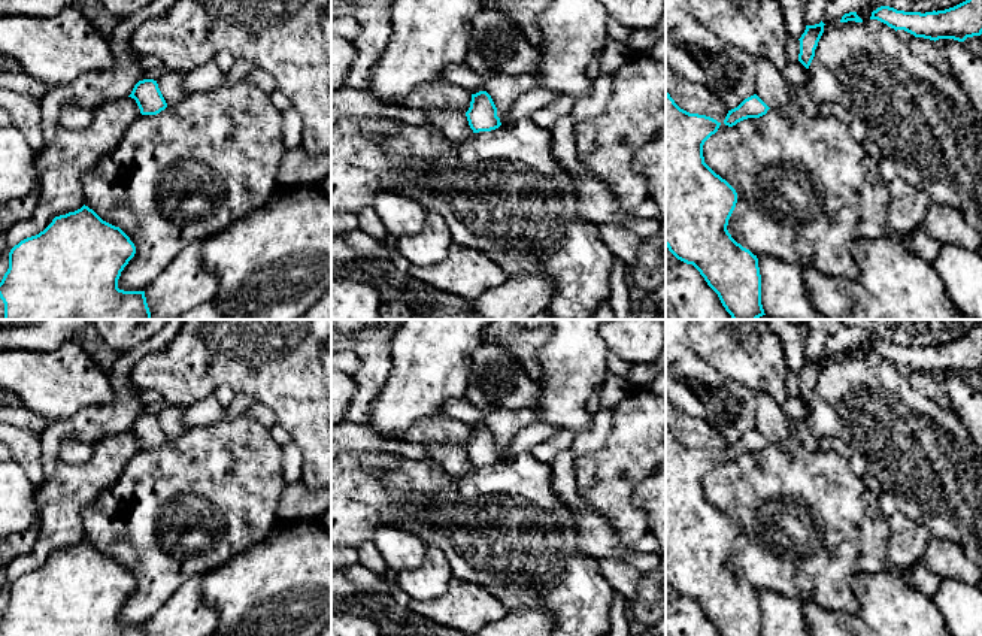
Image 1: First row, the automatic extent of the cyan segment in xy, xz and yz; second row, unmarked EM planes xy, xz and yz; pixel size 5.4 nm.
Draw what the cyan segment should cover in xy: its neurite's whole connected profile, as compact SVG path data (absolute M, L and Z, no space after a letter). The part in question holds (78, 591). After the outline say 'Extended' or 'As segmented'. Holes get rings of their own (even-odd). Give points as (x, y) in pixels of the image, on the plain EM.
M82 540L55 551L39 569L27 572L9 587L9 603L0 617L3 636L146 636L145 626L118 623L121 606L136 581L119 563Z. As segmented

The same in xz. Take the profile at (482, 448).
M487 425L472 428L470 442L466 451L473 467L491 466L501 460L497 451L497 442Z. As segmented

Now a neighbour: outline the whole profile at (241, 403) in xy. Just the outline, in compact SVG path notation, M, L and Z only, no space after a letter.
M236 393L233 402L225 408L224 418L225 421L233 421L237 417L243 415L251 405L255 402L254 397Z

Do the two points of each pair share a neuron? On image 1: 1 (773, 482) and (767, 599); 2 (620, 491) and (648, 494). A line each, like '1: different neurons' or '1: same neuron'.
1: different neurons
2: different neurons

